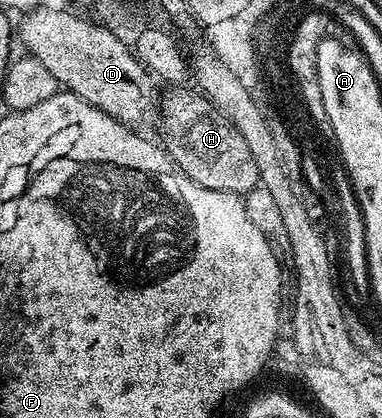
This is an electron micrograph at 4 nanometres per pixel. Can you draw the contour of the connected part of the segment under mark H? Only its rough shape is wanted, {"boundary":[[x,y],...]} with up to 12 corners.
{"boundary":[[200,92],[160,100],[162,142],[201,187],[260,182],[236,126]]}

